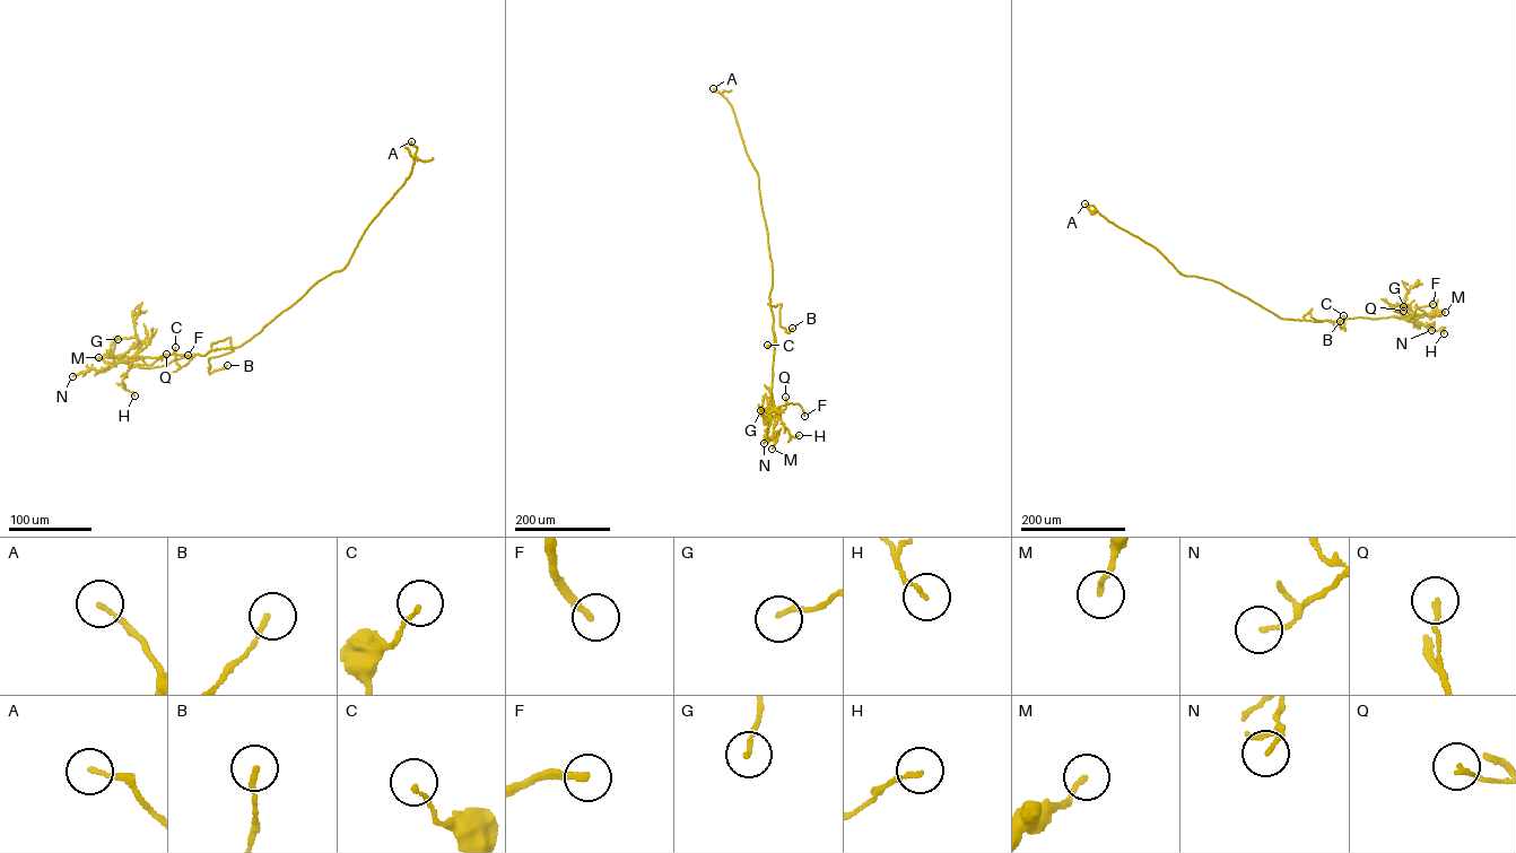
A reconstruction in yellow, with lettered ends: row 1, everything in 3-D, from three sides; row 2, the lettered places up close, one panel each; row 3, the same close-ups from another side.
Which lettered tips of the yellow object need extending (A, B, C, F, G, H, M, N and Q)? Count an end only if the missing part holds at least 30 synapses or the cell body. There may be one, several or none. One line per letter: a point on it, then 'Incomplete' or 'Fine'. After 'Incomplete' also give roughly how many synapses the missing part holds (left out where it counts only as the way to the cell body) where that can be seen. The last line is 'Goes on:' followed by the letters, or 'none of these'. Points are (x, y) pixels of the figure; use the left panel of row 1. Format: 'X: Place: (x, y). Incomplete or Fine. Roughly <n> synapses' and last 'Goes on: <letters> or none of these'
A: Place: (411, 141). Fine
B: Place: (227, 365). Fine
C: Place: (175, 347). Fine
F: Place: (188, 355). Incomplete
G: Place: (118, 339). Fine
H: Place: (134, 395). Fine
M: Place: (98, 357). Fine
N: Place: (72, 376). Fine
Q: Place: (166, 354). Fine
Goes on: F

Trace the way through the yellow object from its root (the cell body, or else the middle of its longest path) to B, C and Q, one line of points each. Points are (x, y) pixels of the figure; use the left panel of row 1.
B: (261, 331), (236, 347), (214, 350), (211, 344), (229, 337), (233, 350), (209, 358), (209, 373), (227, 365)
C: (261, 331), (236, 347), (195, 354), (181, 366), (176, 363), (175, 347)
Q: (261, 331), (238, 346), (212, 349), (203, 356), (137, 356), (127, 360), (130, 367), (150, 365), (166, 354)

